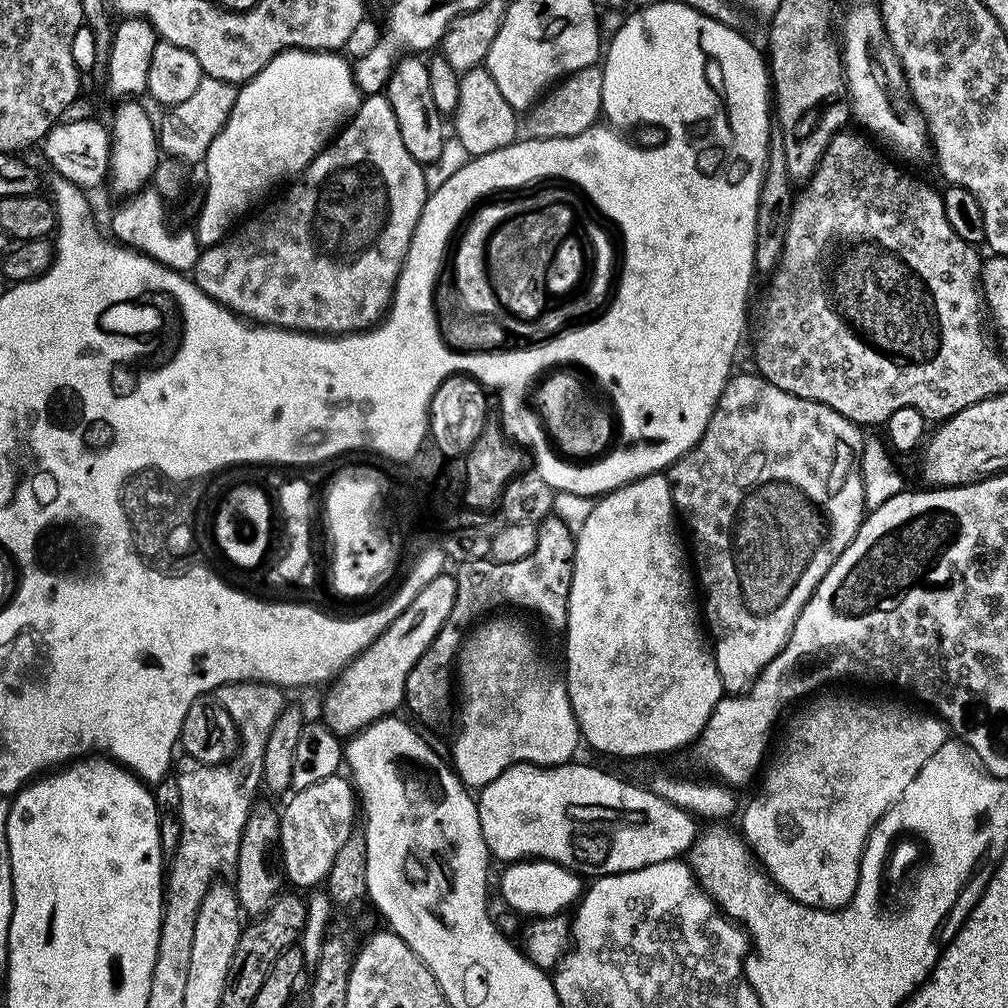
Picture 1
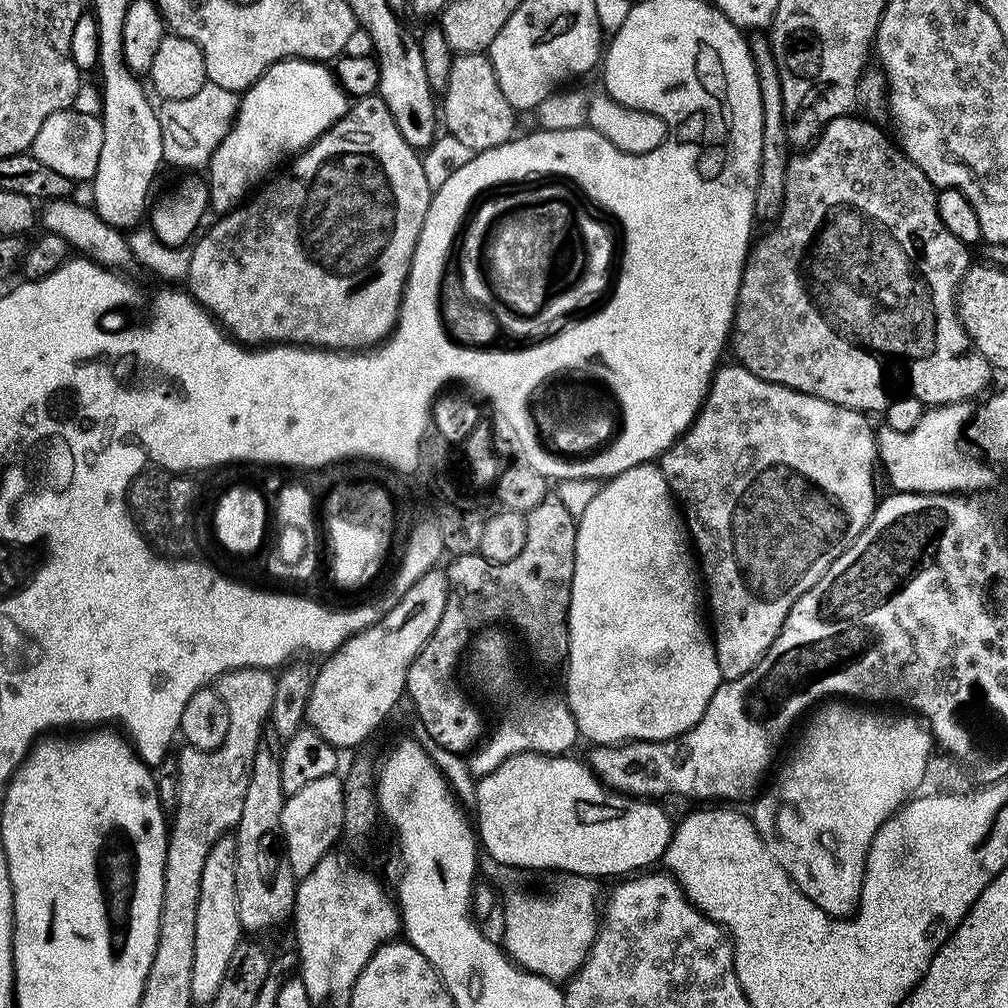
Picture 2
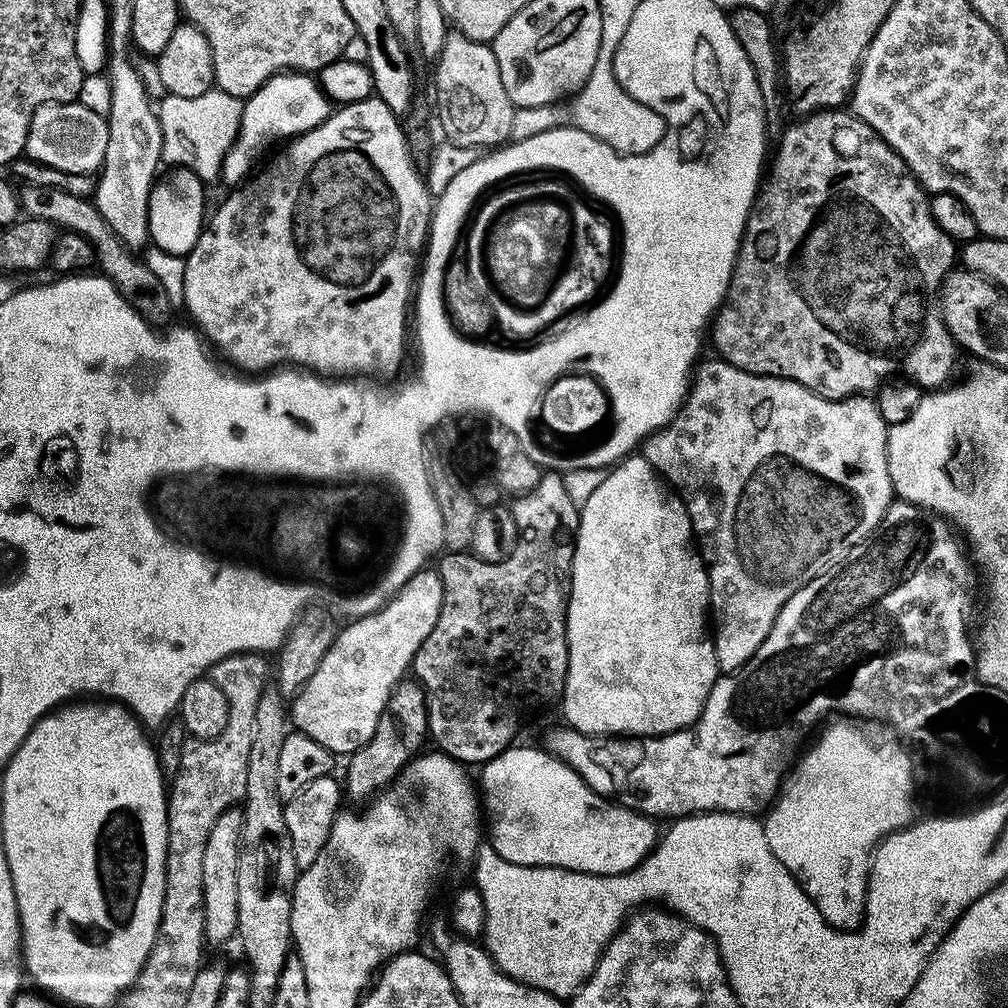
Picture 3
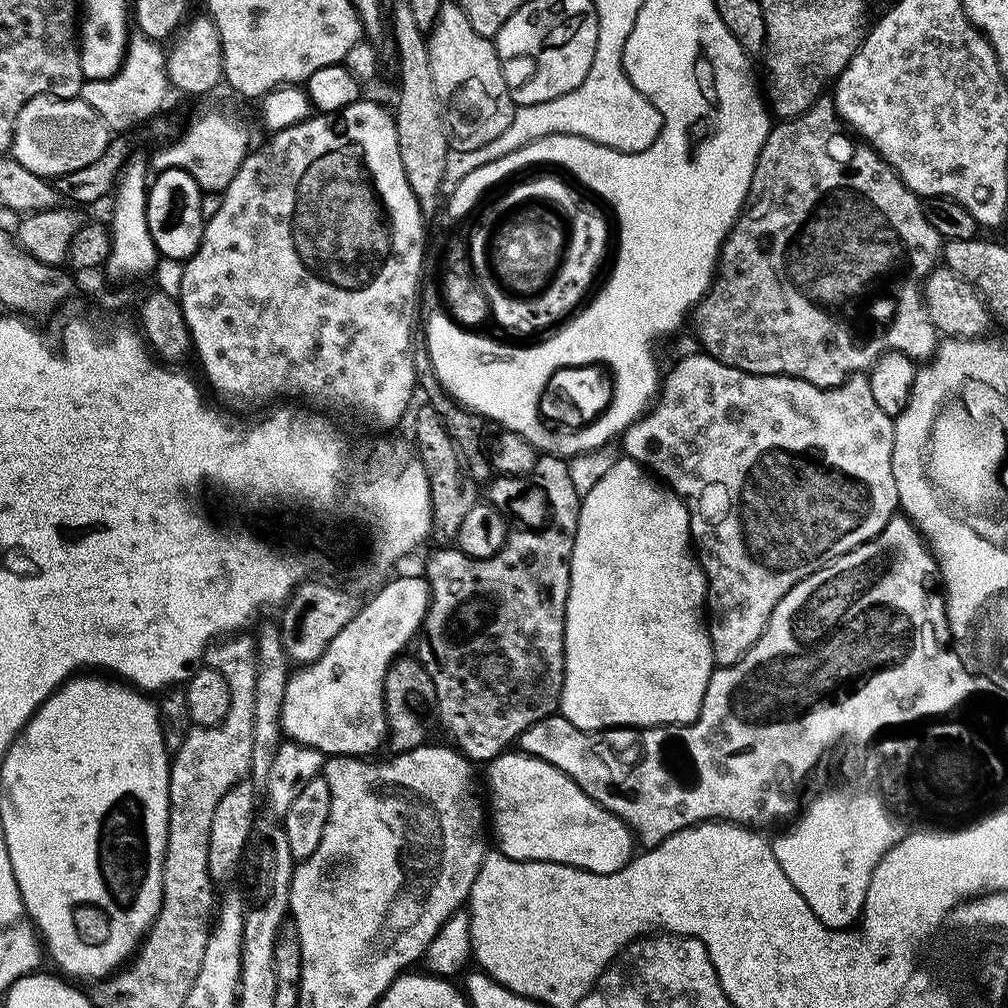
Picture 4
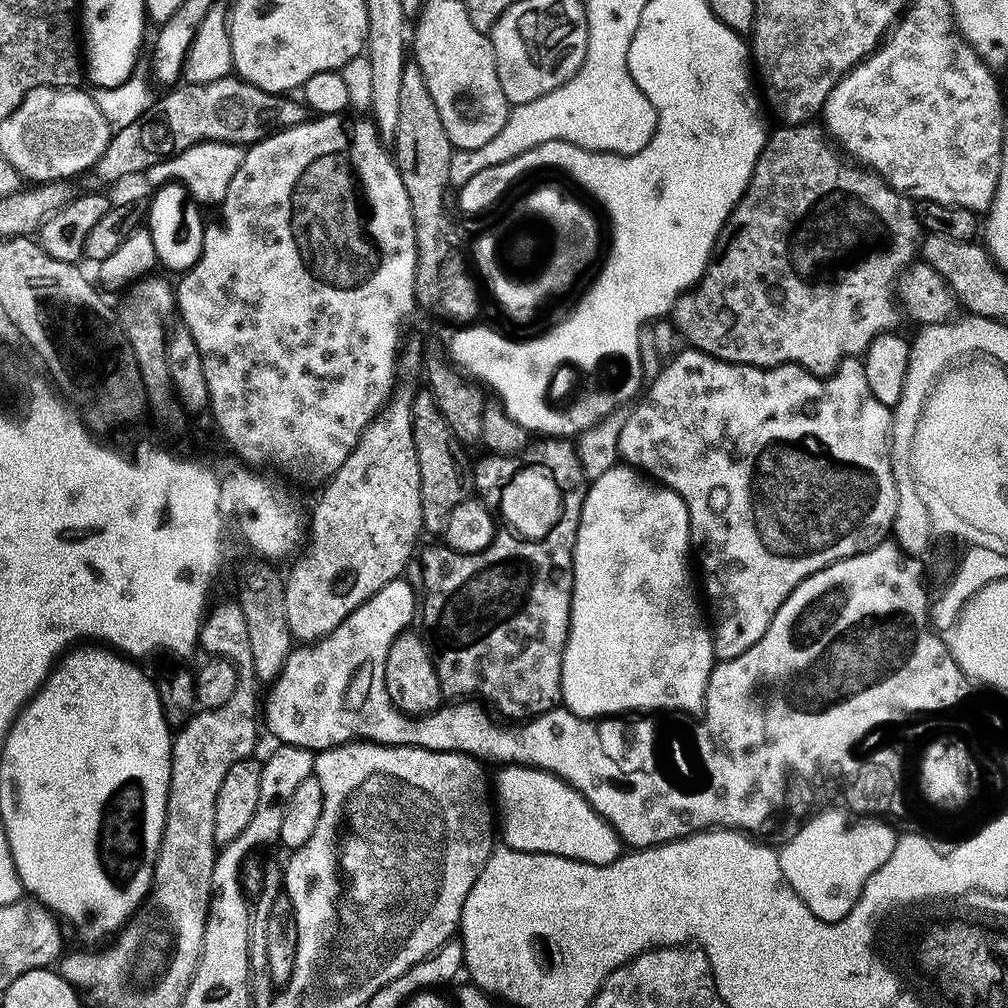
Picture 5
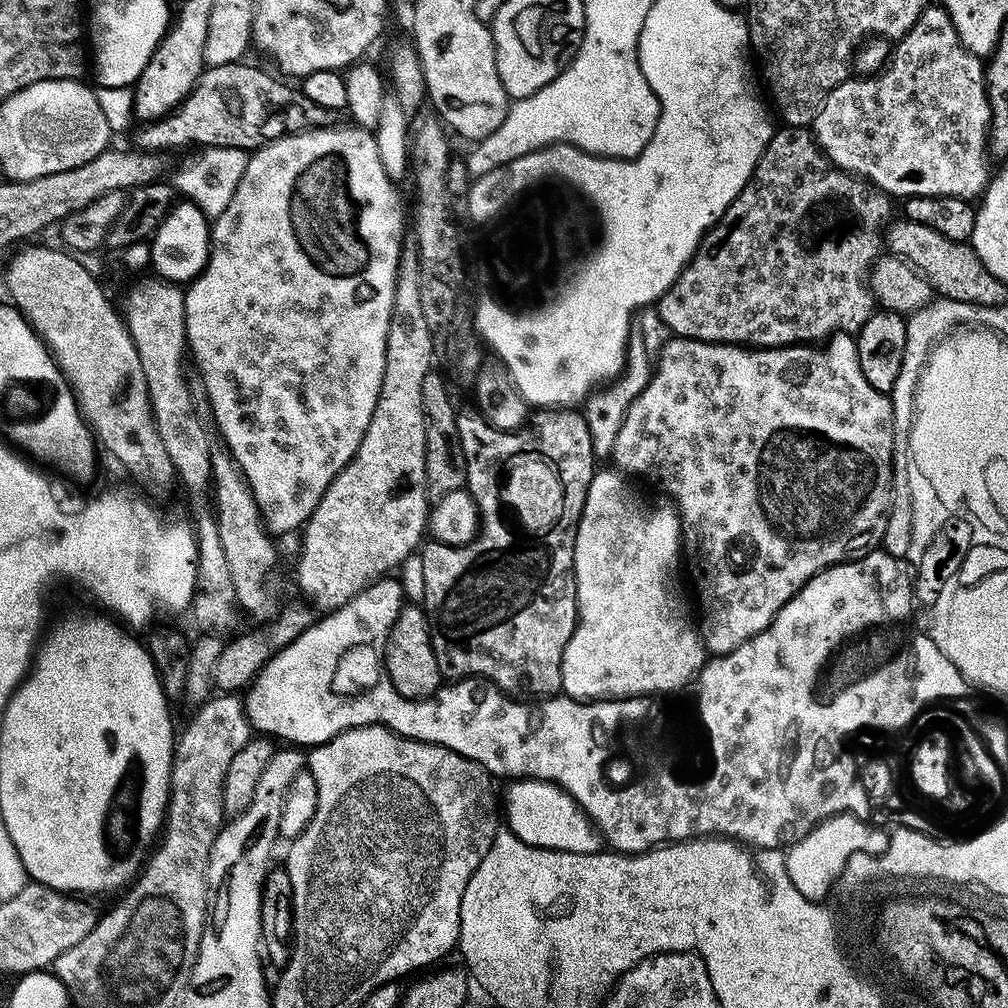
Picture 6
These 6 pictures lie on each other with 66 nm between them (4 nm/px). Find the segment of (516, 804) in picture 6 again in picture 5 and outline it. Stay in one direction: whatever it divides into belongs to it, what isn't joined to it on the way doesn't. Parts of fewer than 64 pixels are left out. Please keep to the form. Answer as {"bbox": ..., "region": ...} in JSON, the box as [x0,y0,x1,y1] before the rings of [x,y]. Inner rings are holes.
{"bbox":[497,764,622,864],"region":[[[509,764],[497,772],[498,832],[514,850],[558,854],[591,864],[609,864],[622,854],[620,835],[565,780],[526,764]]]}

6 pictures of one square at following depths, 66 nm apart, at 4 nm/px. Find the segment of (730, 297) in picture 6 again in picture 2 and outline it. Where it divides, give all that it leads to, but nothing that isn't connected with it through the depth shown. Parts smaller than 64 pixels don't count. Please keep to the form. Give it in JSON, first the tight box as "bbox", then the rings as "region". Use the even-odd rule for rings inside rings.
{"bbox":[730,114,994,414],"region":[[[856,114],[839,116],[821,130],[816,141],[807,150],[789,159],[782,214],[765,231],[768,233],[753,243],[748,253],[730,337],[730,352],[736,355],[733,356],[735,363],[750,370],[750,374],[766,382],[781,384],[790,390],[798,390],[802,394],[810,394],[814,398],[822,398],[831,404],[853,408],[865,414],[883,413],[890,403],[893,395],[891,392],[895,388],[904,387],[908,387],[904,388],[907,395],[918,398],[926,406],[962,404],[971,401],[971,396],[978,395],[994,377],[992,365],[977,348],[973,348],[972,340],[956,313],[956,292],[970,267],[969,245],[954,238],[954,234],[950,234],[950,230],[942,226],[942,218],[938,218],[936,209],[938,190],[932,185],[930,178],[926,178],[926,174],[922,174],[922,170],[908,160],[894,143],[893,137],[889,136],[878,125],[871,124],[868,120],[859,120]]]}

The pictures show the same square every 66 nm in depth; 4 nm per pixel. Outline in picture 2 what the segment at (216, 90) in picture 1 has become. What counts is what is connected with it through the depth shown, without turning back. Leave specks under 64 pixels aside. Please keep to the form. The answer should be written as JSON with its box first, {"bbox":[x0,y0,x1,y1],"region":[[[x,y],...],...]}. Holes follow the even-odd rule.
{"bbox":[158,83,240,170],"region":[[[206,83],[198,94],[181,100],[165,100],[159,105],[158,115],[162,126],[162,150],[165,161],[184,160],[188,170],[207,165],[214,150],[226,138],[240,109],[240,96],[223,86]]]}

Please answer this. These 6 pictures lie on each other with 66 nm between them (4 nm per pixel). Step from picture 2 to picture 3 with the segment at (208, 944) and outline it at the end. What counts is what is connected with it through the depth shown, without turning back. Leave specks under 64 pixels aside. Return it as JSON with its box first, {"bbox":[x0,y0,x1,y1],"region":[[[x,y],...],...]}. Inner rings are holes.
{"bbox":[202,806,244,945],"region":[[[233,806],[218,816],[206,850],[202,854],[202,898],[204,899],[204,938],[209,945],[224,944],[236,936],[238,922],[238,854],[244,825],[243,807]]]}

